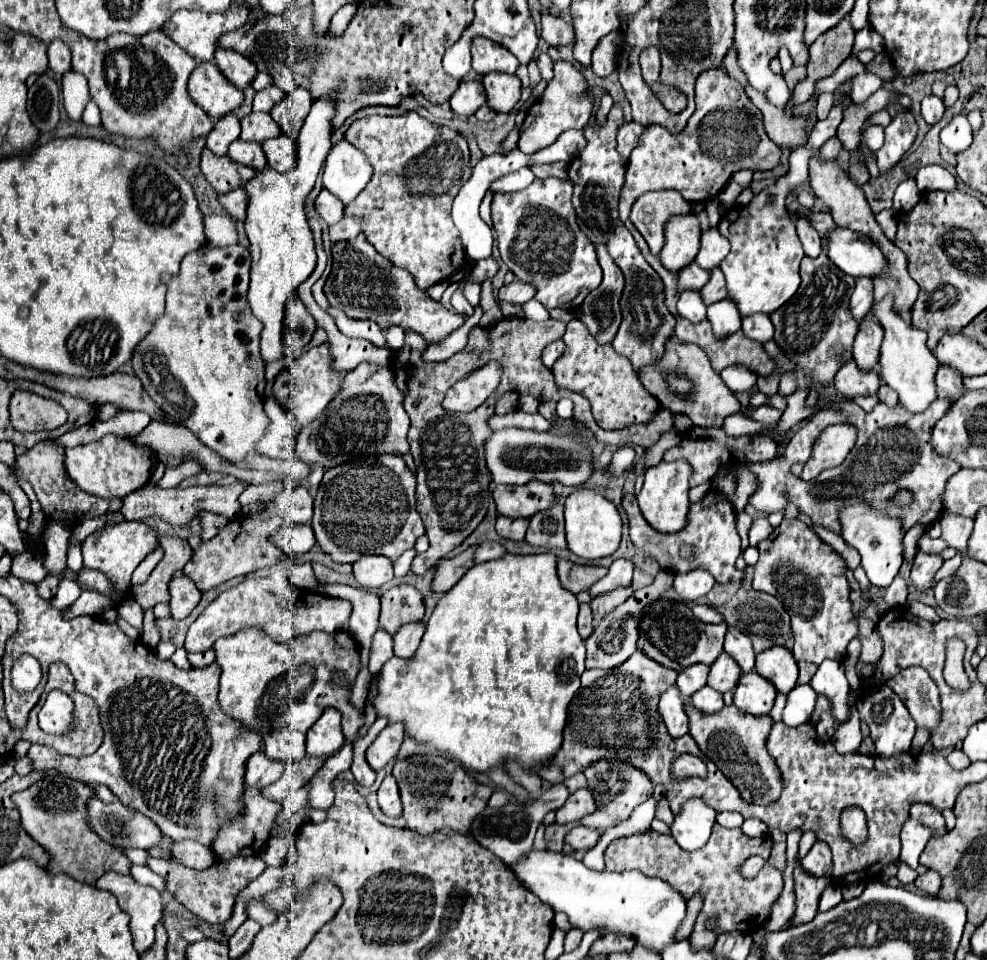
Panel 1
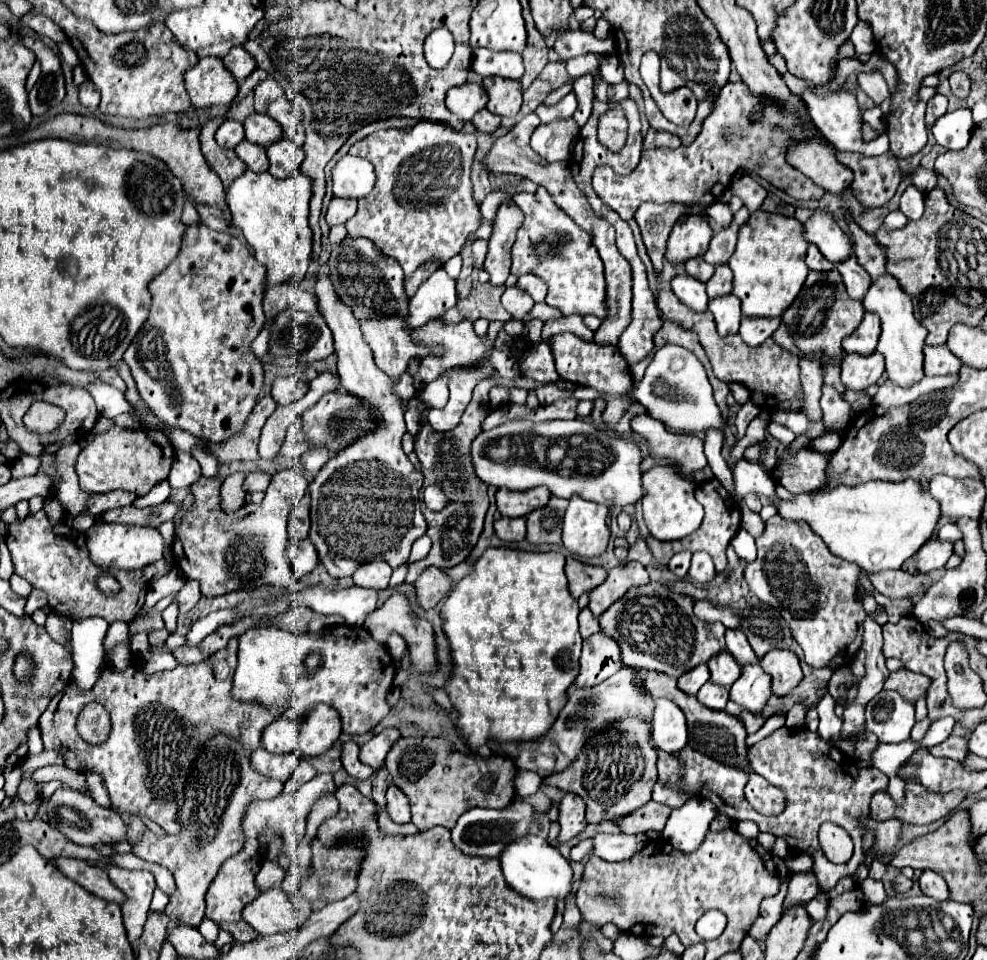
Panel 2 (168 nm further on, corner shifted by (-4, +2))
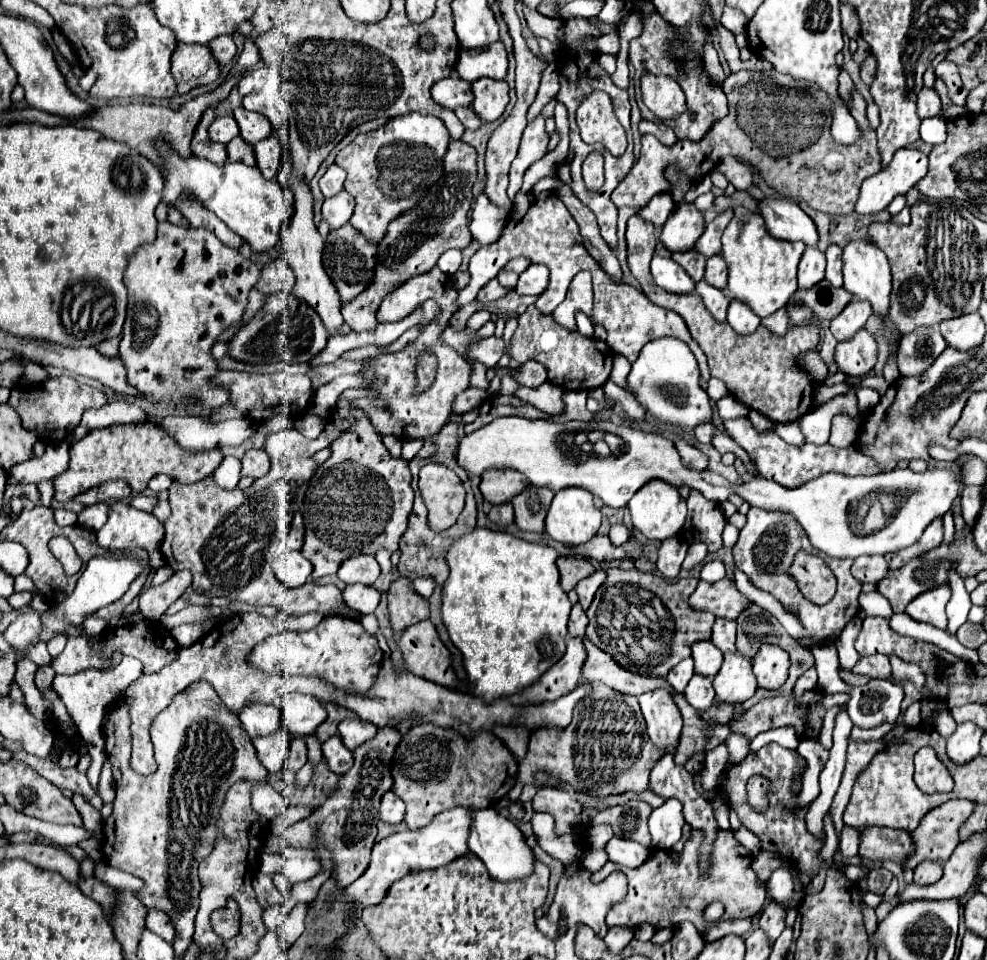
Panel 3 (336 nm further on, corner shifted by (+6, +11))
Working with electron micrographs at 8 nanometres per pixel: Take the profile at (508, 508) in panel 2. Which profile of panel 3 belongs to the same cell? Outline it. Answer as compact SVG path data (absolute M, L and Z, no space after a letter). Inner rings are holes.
M487 469L487 473L481 475L481 493L485 497L485 501L489 501L491 505L501 505L511 501L511 497L515 497L517 493L523 491L523 487L527 487L529 481L523 473L513 471L513 469Z

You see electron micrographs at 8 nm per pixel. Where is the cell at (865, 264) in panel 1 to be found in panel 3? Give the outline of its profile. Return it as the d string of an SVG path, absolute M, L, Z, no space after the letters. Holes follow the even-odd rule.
M763 197L759 203L759 215L765 221L765 229L771 237L783 241L803 241L809 247L817 245L815 223L807 213L789 197Z

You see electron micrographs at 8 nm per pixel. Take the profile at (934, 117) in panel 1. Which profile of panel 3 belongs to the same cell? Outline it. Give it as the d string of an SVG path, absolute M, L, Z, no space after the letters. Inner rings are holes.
M929 87L921 89L919 99L917 99L917 113L921 119L935 117L941 113L941 99L935 89L929 89Z

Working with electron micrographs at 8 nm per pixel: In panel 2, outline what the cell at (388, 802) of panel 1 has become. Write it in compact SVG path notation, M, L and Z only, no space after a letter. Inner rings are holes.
M395 784L389 786L385 798L387 798L387 812L389 812L393 822L409 822L411 820L409 800L405 798L405 794Z

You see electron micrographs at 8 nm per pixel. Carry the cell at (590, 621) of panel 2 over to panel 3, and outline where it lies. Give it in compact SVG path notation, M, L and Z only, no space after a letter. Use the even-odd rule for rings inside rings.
M573 605L571 609L571 617L569 617L569 635L571 637L583 637L585 635L585 627L587 627L587 615L581 609L581 605Z

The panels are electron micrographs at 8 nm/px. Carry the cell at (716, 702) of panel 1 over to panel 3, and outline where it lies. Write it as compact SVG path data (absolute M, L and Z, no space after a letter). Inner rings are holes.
M693 675L683 695L685 695L687 703L697 711L709 709L715 701L715 691L711 687L711 679L703 677L703 675Z

